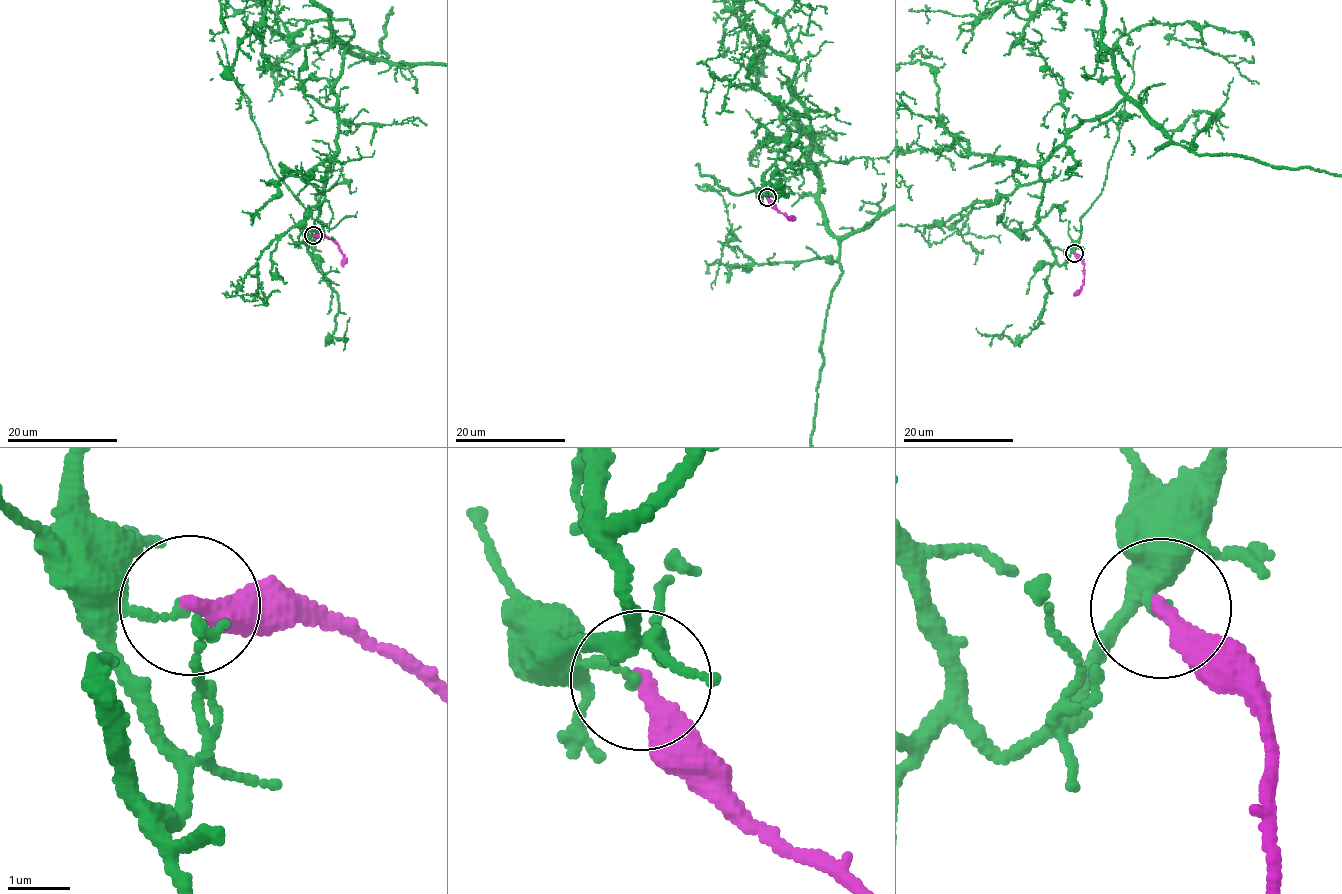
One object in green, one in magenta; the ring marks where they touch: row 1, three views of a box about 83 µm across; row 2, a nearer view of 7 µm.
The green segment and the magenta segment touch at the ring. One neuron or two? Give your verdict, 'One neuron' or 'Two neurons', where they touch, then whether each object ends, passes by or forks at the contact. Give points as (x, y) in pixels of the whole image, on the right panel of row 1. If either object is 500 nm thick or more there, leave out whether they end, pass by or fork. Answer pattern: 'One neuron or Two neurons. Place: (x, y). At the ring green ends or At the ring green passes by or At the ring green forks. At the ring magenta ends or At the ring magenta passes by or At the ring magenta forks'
Two neurons. Place: (1074, 253). At the ring green ends. At the ring magenta ends

